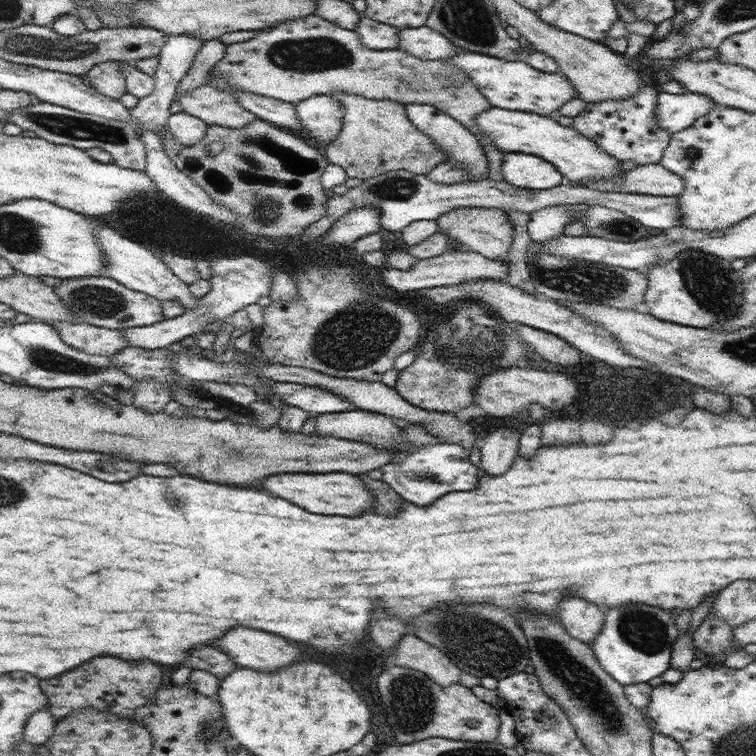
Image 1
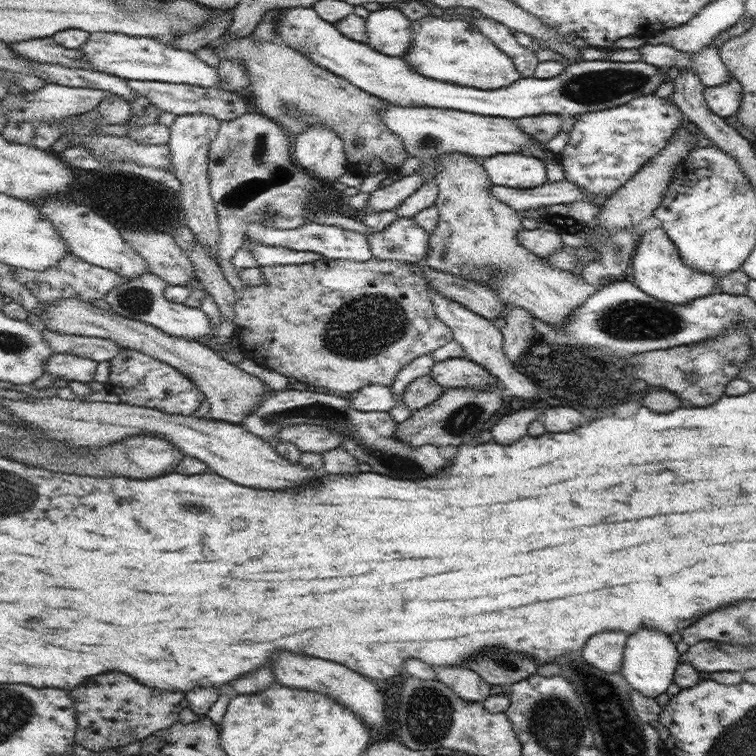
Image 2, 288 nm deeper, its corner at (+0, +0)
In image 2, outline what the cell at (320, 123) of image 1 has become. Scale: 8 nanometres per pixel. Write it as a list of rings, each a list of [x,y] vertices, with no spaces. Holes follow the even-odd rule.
[[[307,126],[295,138],[291,138],[293,162],[305,168],[315,178],[335,182],[347,172],[347,156],[343,140],[325,126]]]

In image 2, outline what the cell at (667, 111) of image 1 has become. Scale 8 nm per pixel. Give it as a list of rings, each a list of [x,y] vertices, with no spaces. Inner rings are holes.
[[[729,78],[725,84],[721,86],[713,86],[713,88],[705,88],[703,90],[703,98],[707,102],[707,106],[721,116],[723,120],[729,116],[735,116],[741,104],[741,86],[737,82],[737,78]]]

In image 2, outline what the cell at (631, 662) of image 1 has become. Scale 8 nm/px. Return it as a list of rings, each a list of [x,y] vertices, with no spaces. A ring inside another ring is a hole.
[[[643,628],[627,638],[623,650],[623,668],[619,672],[623,680],[629,684],[629,688],[641,692],[643,696],[657,698],[667,690],[669,684],[673,684],[673,672],[679,662],[681,662],[681,654],[675,650],[675,644],[669,640],[667,634]]]

